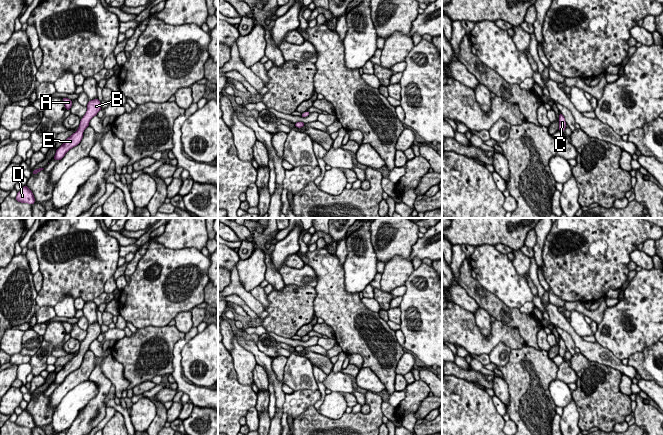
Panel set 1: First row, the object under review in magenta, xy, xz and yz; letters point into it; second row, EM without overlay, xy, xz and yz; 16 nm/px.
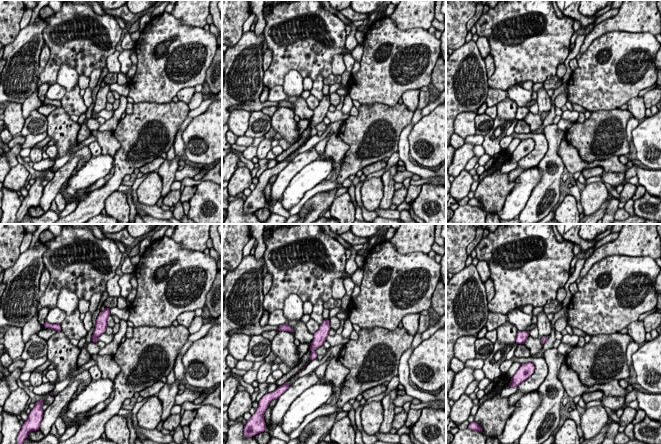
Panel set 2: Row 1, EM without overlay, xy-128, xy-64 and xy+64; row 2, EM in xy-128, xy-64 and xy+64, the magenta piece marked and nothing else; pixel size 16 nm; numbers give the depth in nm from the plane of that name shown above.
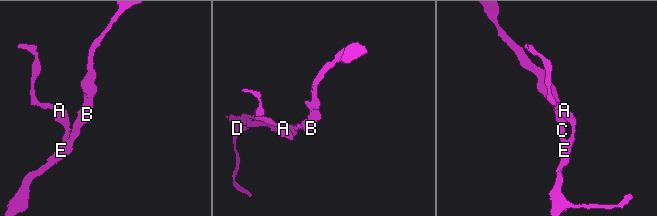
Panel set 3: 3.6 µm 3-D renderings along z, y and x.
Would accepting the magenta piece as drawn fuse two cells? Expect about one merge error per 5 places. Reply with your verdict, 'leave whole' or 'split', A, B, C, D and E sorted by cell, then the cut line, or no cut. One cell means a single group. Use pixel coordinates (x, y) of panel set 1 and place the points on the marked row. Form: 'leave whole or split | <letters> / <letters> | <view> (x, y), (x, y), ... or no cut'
leave whole | A B C D E | no cut

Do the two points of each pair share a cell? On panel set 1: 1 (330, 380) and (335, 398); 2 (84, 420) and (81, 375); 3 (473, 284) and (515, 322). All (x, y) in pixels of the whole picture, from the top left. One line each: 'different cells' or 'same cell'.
1: different cells
2: different cells
3: same cell

